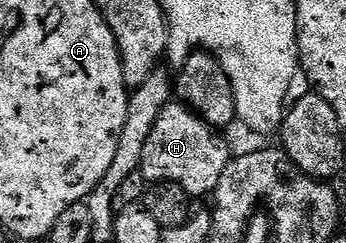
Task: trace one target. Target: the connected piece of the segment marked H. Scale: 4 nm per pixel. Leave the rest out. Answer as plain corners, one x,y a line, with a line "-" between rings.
173,102
165,106
162,114
158,114
158,122
154,122
154,130
150,130
150,138
146,140
146,150
142,150
142,162
139,172
150,182
167,182
182,186
189,196
199,198
215,193
218,178
222,178
222,170
231,162
234,155
233,149
228,149
228,144
223,140
221,133
211,128
207,121
197,116
187,104

